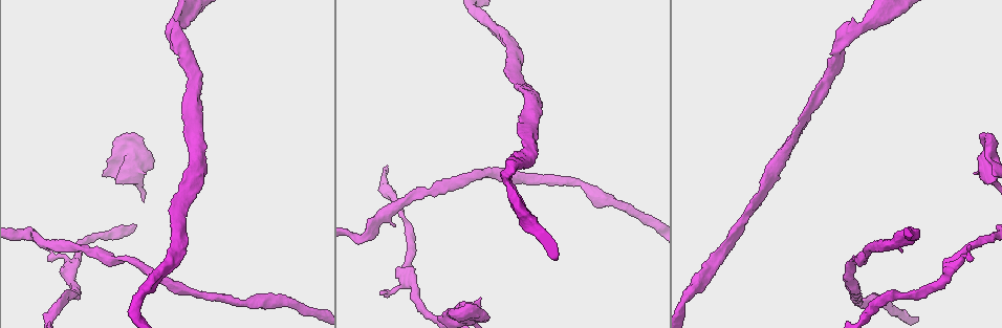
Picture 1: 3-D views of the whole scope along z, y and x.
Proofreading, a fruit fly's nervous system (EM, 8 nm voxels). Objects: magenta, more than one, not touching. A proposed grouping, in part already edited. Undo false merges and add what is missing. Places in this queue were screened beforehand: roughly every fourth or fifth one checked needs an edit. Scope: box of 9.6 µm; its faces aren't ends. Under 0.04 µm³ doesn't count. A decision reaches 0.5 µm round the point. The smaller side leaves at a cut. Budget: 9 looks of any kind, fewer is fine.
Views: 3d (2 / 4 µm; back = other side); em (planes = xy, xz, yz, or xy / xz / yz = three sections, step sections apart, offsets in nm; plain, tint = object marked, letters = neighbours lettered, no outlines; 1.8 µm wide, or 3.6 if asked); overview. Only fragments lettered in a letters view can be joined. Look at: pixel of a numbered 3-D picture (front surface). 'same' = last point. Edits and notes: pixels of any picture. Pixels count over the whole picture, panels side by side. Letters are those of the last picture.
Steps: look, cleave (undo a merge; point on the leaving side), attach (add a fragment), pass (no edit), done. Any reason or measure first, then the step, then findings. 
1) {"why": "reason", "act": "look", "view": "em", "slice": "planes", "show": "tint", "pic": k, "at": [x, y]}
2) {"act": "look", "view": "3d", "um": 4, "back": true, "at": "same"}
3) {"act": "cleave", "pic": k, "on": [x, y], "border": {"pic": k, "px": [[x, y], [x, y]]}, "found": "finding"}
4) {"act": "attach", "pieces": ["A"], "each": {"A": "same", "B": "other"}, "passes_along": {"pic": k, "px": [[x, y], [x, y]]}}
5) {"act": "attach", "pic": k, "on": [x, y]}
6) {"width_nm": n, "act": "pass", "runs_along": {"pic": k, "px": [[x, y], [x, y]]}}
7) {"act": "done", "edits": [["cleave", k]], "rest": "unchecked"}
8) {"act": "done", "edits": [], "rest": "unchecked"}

{"why": "thin neck", "act": "look", "view": "em", "slice": "yz", "step": 4, "show": "letters", "pic": 1, "at": [527, 124]}

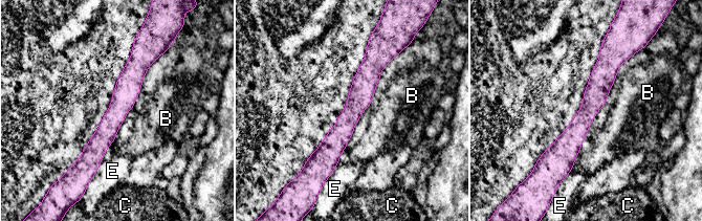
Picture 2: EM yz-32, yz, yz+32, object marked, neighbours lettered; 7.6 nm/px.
{"act": "look", "view": "em", "slice": "xy", "step": 8, "show": "letters", "at": "same"}

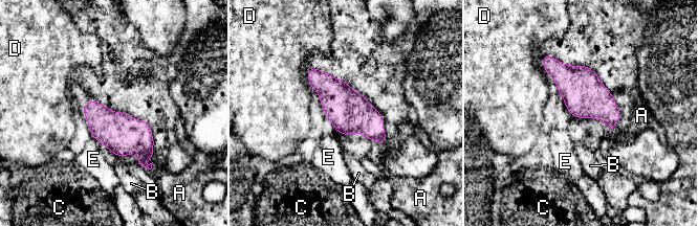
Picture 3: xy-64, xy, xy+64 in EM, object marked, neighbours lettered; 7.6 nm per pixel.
{"act": "pass", "each": {"A": "other", "B": "other", "C": "other", "D": "other", "E": "other"}, "border": {"pic": 3, "px": [[92, 137], [102, 143]]}, "found": "continuous, no second neuron"}

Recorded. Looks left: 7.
{"why": "abrupt turn", "act": "look", "view": "em", "slice": "planes", "show": "tint", "pic": 1, "at": [511, 165]}

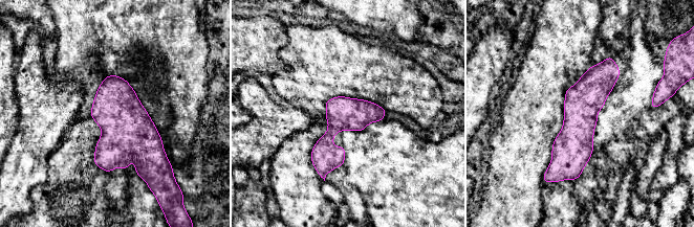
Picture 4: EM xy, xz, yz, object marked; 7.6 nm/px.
{"why": "what lies round it", "act": "look", "view": "em", "slice": "planes", "show": "letters", "at": "same"}

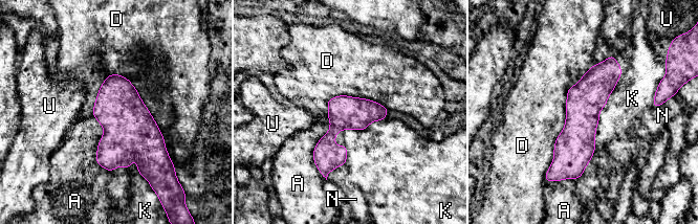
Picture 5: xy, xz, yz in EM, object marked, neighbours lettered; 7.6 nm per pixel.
{"width_nm": 260, "act": "pass", "each": {"A": "other", "D": "other", "K": "other", "N": "other", "U": "other"}, "runs_along": {"pic": 5, "px": [[611, 59], [584, 102], [569, 176]]}, "found": "all the same neuron"}

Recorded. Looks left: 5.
{"why": "stops while still wide", "act": "look", "view": "3d", "um": 4, "pic": 1, "at": [990, 159]}

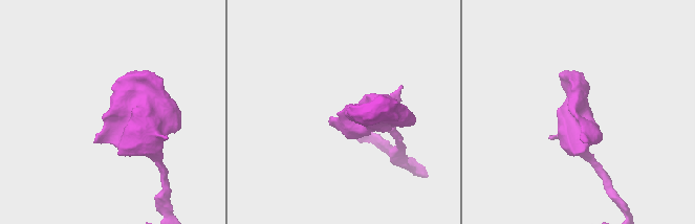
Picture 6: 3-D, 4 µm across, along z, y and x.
{"act": "look", "view": "em", "slice": "planes", "show": "letters", "pic": 6, "at": [106, 115]}

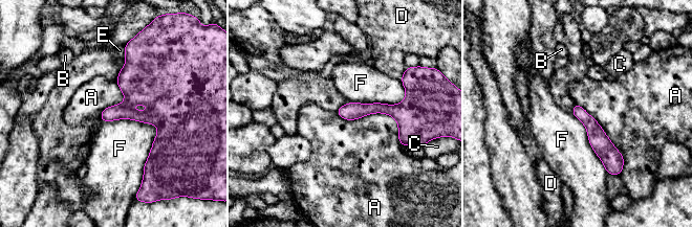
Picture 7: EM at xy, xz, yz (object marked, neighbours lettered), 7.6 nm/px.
{"longest_contact_nm": ["A", 550], "act": "pass", "each": {"A": "other", "B": "other", "C": "other", "D": "other", "E": "other", "F": "other"}, "found": "no lettered fragment goes on from it"}

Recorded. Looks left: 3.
{"why": "tapers out", "act": "look", "view": "3d", "um": 4, "pic": 1, "at": [971, 247]}

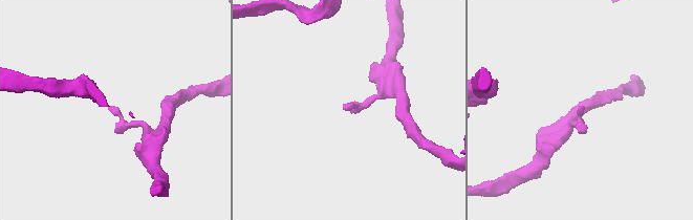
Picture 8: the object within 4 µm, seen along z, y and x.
{"why": "shape alone is not enough", "act": "look", "view": "em", "um": 3.6, "slice": "planes", "show": "letters", "pic": 8, "at": [345, 109]}

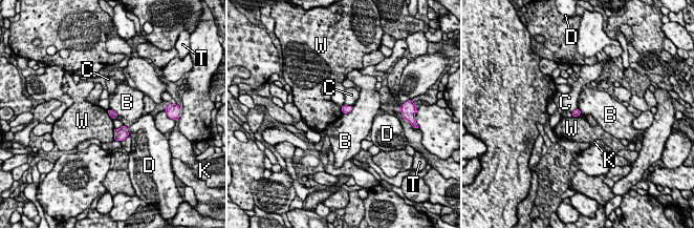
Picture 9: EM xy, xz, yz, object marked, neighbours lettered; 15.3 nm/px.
{"longest_contact_nm": ["B", 220], "act": "pass", "each": {"B": "other", "C": "other", "D": "other", "K": "other", "T": "other", "W": "other"}, "border": {"pic": 9, "px": [[353, 106], [349, 111], [343, 113]]}, "found": "none of them fits"}

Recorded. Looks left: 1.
{"act": "done", "edits": [], "rest": "unchecked"}

